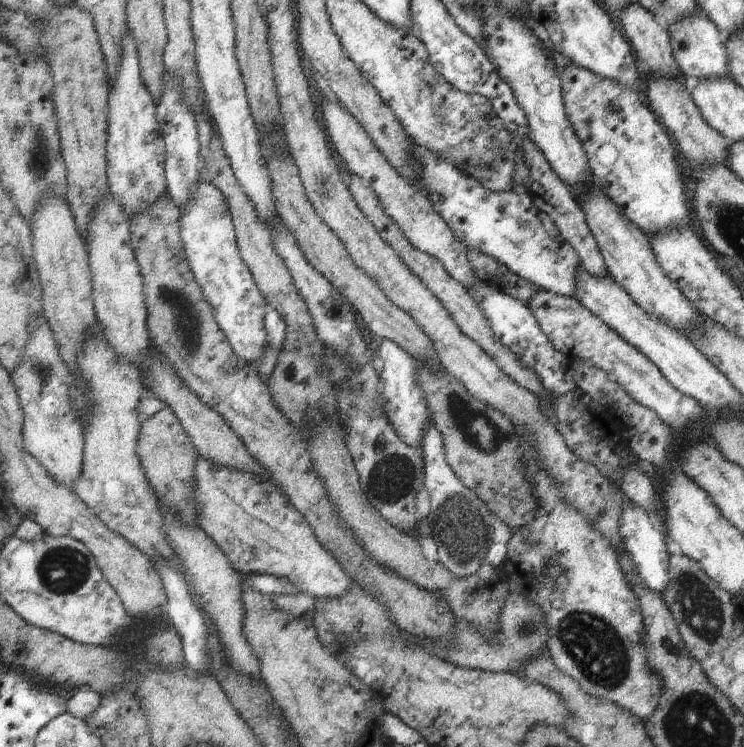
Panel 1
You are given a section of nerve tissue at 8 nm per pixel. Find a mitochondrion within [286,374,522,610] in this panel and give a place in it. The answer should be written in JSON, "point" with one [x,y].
{"point":[459,530]}

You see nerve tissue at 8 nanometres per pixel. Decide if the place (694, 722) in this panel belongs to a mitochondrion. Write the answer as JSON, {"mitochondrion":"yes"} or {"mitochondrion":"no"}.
{"mitochondrion":"yes"}

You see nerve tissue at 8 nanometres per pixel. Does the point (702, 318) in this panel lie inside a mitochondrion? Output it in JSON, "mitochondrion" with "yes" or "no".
{"mitochondrion":"no"}

